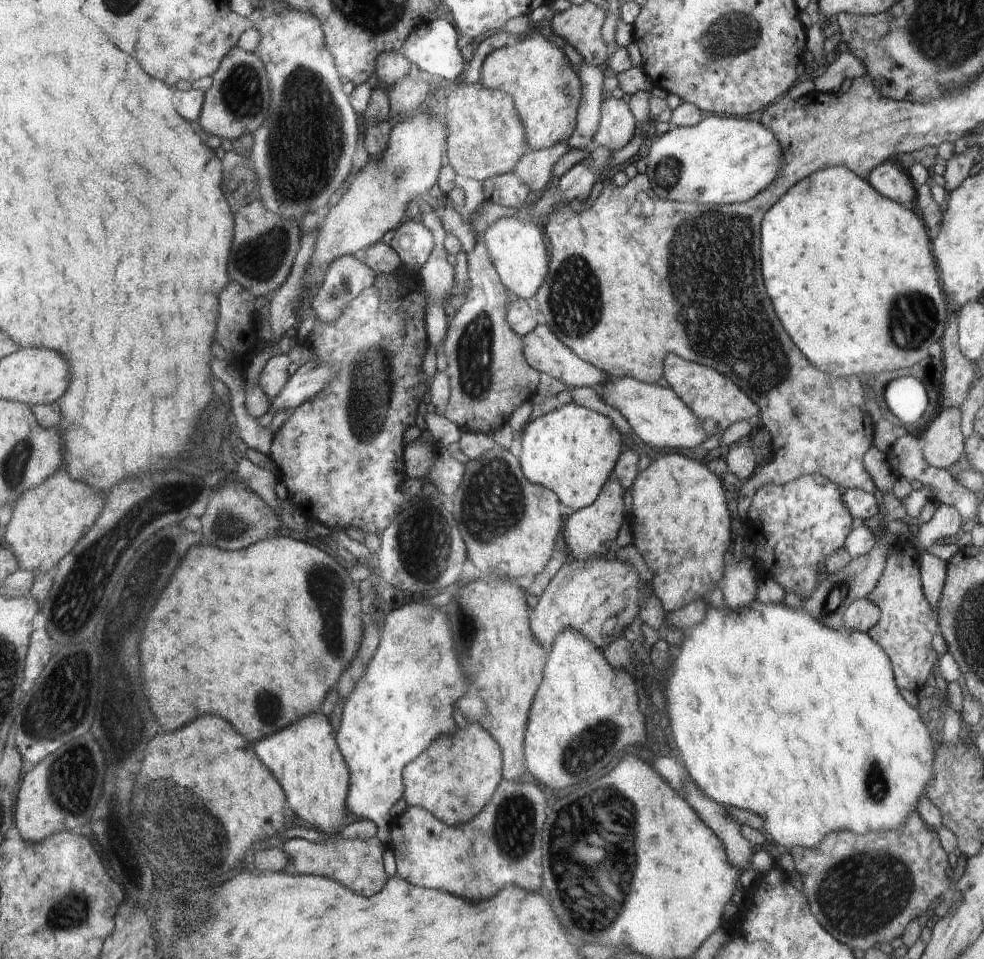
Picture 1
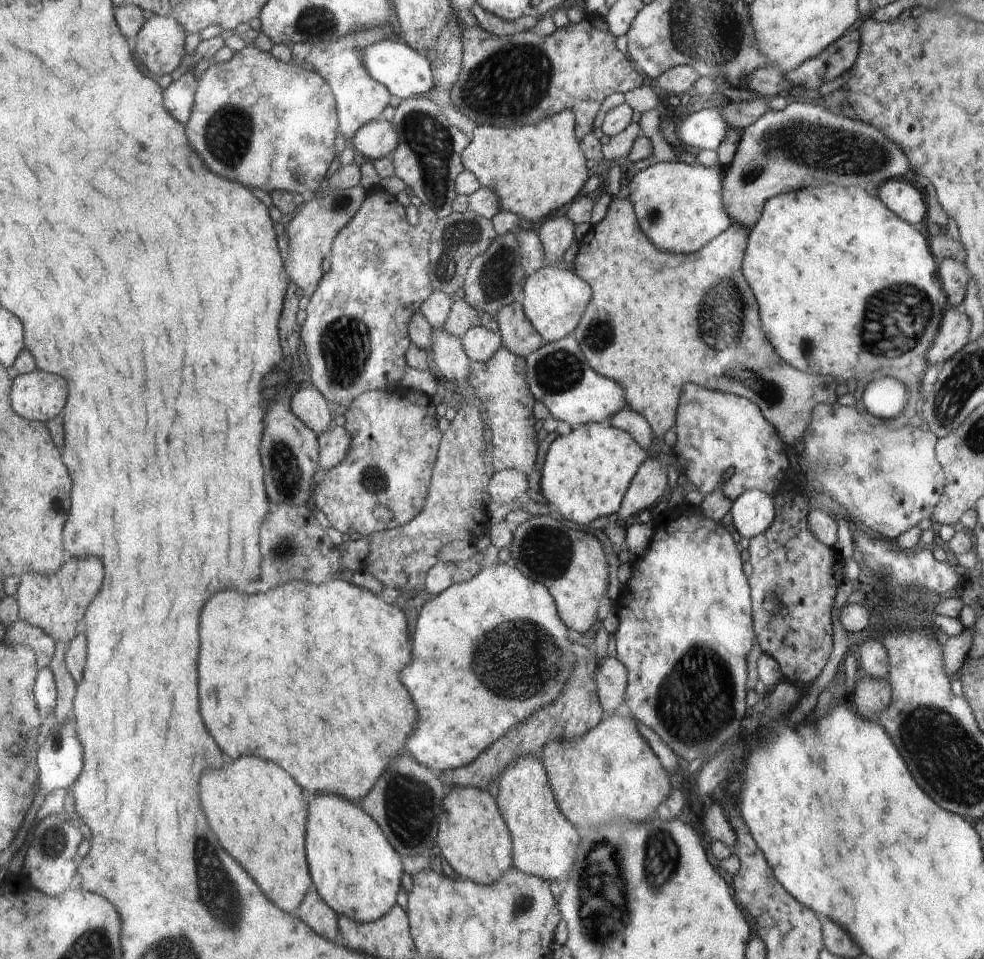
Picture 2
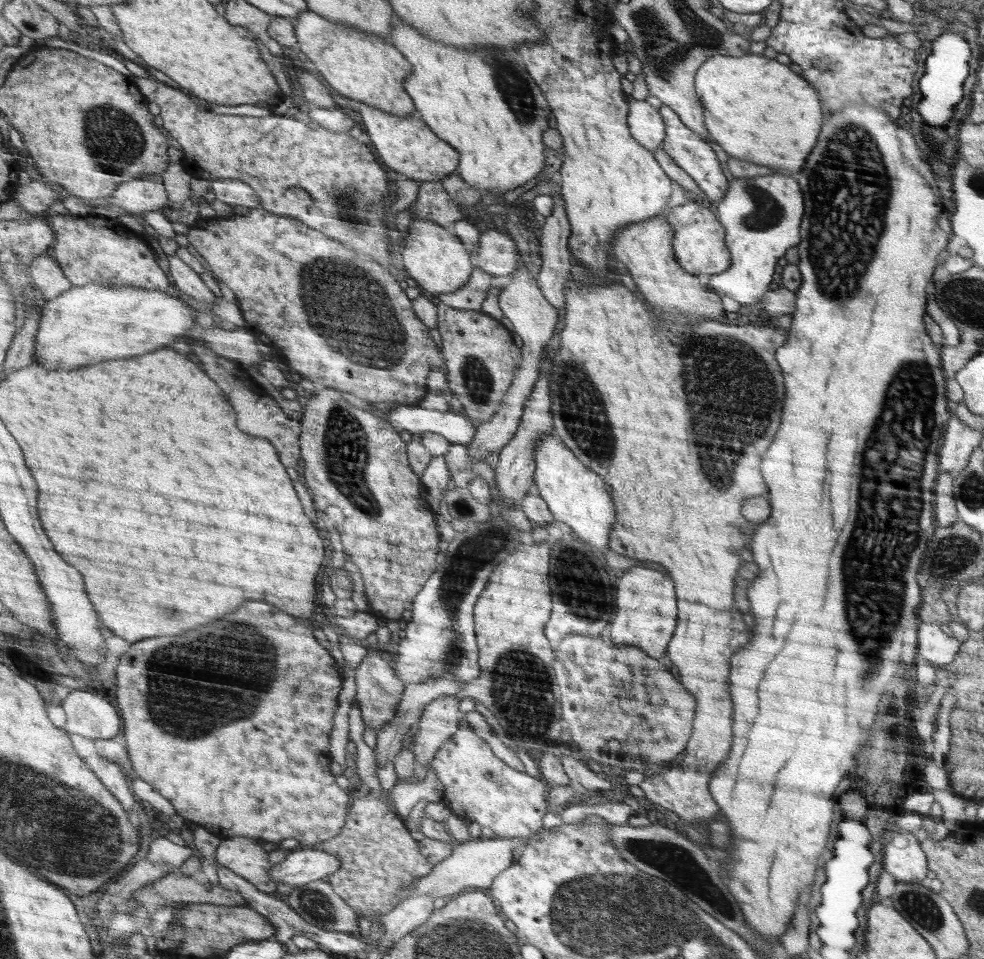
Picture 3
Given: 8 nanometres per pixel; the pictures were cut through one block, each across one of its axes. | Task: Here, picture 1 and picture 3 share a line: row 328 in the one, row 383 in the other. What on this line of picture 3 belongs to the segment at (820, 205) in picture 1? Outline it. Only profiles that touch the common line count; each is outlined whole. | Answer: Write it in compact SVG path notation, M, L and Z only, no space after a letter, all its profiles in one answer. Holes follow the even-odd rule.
M848 106L848 108L844 108L842 112L838 112L838 114L834 114L834 116L830 116L830 118L826 118L826 128L822 128L822 140L818 140L818 148L814 148L814 152L810 154L810 160L806 160L806 168L802 168L802 172L800 172L800 178L798 178L798 182L800 182L800 190L802 190L802 194L804 194L804 216L802 217L801 228L800 228L800 235L801 235L801 242L797 244L798 254L799 254L799 263L797 267L801 272L802 277L802 284L800 288L795 292L796 293L796 308L794 312L791 313L793 322L790 328L788 328L788 332L790 335L788 336L788 340L786 340L786 345L782 346L778 349L778 365L784 370L782 376L785 378L785 404L786 404L786 420L782 420L782 432L778 432L778 440L774 440L774 444L770 444L770 452L766 452L766 464L762 464L762 472L766 472L766 482L770 484L770 492L767 492L769 503L773 504L773 511L770 513L770 520L765 520L764 522L758 524L758 527L750 532L753 533L753 541L752 541L752 552L754 557L754 564L758 568L760 568L760 576L752 582L752 586L750 586L750 592L748 592L748 596L750 596L750 602L752 602L752 614L754 614L754 622L756 622L756 626L754 626L754 640L750 640L750 644L746 646L746 648L742 648L742 652L738 652L738 656L734 656L734 668L730 668L730 692L734 692L734 736L738 736L738 740L734 740L734 752L730 752L730 760L726 760L726 764L722 764L722 768L718 770L718 774L714 774L713 778L709 782L709 791L712 793L714 792L713 799L716 801L718 800L718 806L722 806L722 812L724 812L724 816L720 816L724 821L724 818L728 820L728 826L732 828L732 834L730 834L730 840L736 844L736 846L730 846L728 848L732 848L732 858L728 860L728 866L726 866L726 870L724 870L724 874L730 874L730 893L734 892L734 896L737 897L737 903L741 905L742 912L745 915L745 919L747 923L751 926L751 929L757 934L760 935L765 942L766 941L778 941L780 943L780 936L786 932L786 928L788 928L788 922L792 920L792 916L794 916L794 910L796 910L796 906L798 906L798 896L800 896L800 892L804 890L804 886L808 886L808 884L812 884L814 882L814 870L816 870L816 866L818 866L818 858L820 858L820 854L822 854L822 850L826 848L826 840L828 840L828 832L830 832L830 824L832 824L832 808L834 808L834 792L836 792L836 788L838 788L838 782L846 776L846 774L852 774L854 772L854 768L856 768L856 762L854 762L854 756L858 754L858 750L864 746L864 742L866 742L866 738L870 736L868 734L868 728L872 726L872 722L876 720L876 706L878 706L878 700L880 700L880 696L882 696L882 692L884 692L884 688L886 688L886 684L892 680L892 676L894 676L894 672L896 672L896 664L900 662L900 652L902 652L902 648L904 648L904 630L906 630L906 622L910 622L912 618L914 618L914 608L920 604L920 586L918 586L918 582L916 582L916 572L918 572L918 566L920 566L920 558L922 558L922 554L924 554L924 550L926 550L926 544L928 544L928 540L930 540L930 536L934 534L934 530L936 530L936 526L934 526L934 484L936 484L936 476L938 476L938 466L940 466L940 456L939 452L941 450L940 446L942 446L942 434L944 434L944 426L946 426L946 422L948 422L948 414L946 414L946 388L944 388L944 376L942 376L942 370L940 370L940 354L932 348L932 338L929 336L929 332L925 325L923 324L924 315L926 315L927 308L926 306L926 286L928 286L928 282L932 280L932 272L934 272L934 268L936 268L936 264L938 264L938 254L946 248L946 244L948 244L948 236L944 234L944 230L940 230L938 228L938 218L940 218L940 212L944 210L942 208L942 202L940 202L940 198L934 194L934 190L932 190L932 186L926 182L926 178L920 174L920 170L918 170L918 166L924 166L926 162L920 158L920 149L916 148L916 144L914 144L914 136L908 132L908 130L900 130L894 122L890 122L890 118L884 114L884 109L881 108L870 108L870 106ZM848 212L850 212L850 234L840 234L842 230L844 230L844 226L846 226L846 220L848 220Z

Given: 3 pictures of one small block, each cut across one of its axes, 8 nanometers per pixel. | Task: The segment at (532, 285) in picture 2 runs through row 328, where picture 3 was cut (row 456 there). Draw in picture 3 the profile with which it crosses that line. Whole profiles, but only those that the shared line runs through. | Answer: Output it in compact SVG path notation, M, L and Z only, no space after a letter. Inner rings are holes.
M551 434L541 437L541 442L537 444L536 459L534 489L546 502L553 520L565 522L572 532L595 550L604 551L609 548L609 534L613 530L617 512L610 494L606 492L604 480L582 464L568 445L558 443Z

